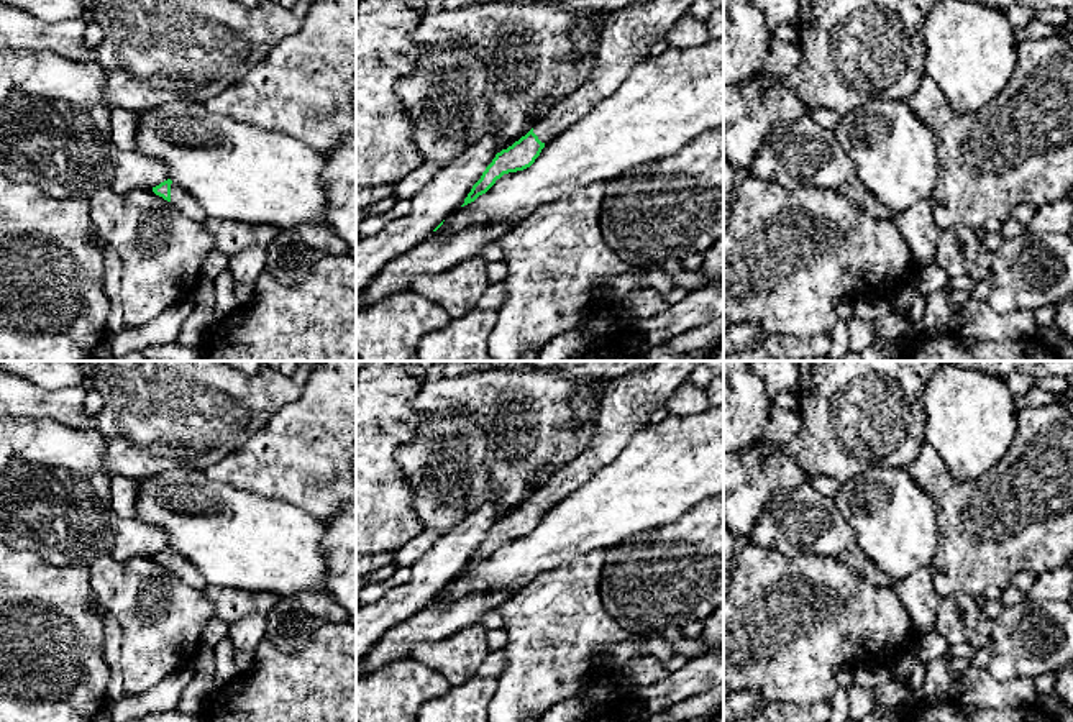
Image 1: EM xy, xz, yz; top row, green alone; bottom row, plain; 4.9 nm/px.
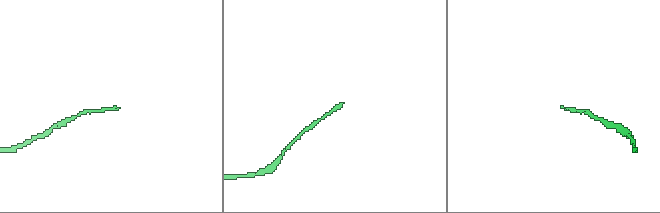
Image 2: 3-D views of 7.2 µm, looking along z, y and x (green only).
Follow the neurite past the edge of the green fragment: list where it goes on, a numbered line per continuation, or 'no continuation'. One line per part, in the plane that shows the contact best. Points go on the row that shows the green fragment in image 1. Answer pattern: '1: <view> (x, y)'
1: xy (179, 197)

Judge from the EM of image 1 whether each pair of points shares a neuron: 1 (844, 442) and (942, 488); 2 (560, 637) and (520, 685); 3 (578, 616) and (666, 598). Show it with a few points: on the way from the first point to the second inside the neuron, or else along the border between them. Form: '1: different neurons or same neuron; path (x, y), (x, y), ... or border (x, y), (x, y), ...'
1: different neurons; border (926, 443), (904, 468)
2: same neuron; path (555, 648), (532, 673)
3: different neurons; border (599, 573), (602, 606), (622, 627), (635, 635)

